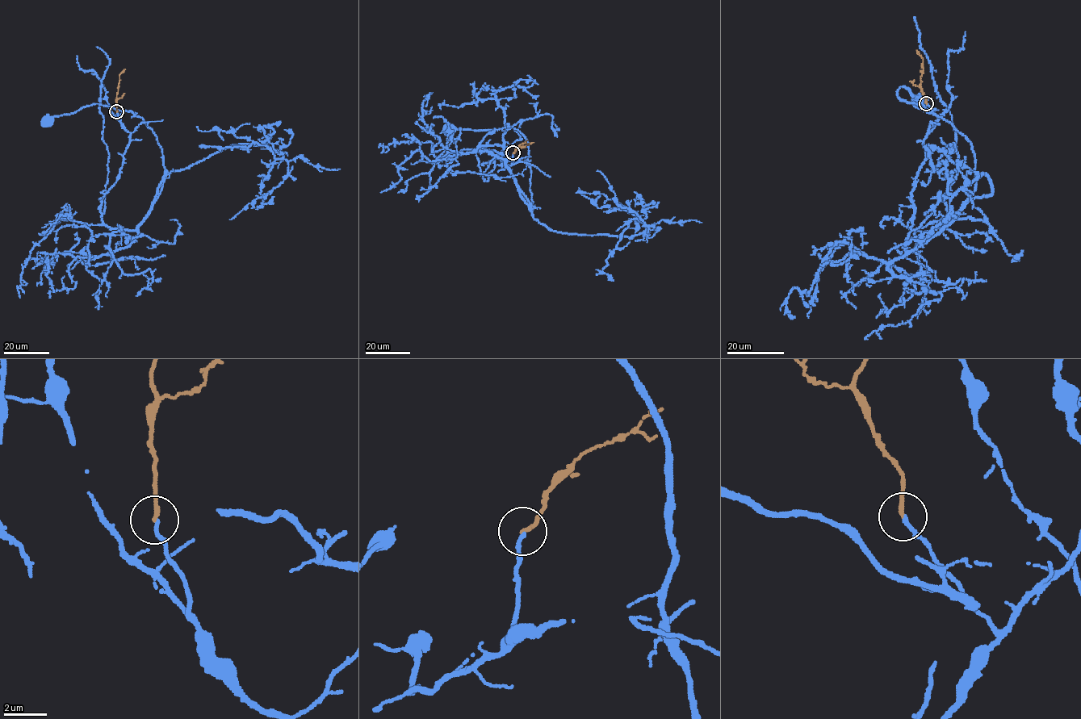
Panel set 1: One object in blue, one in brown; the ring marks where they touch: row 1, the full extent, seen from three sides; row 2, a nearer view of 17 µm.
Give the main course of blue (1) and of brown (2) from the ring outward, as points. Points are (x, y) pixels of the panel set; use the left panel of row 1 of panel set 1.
1: (117, 111), (131, 135), (100, 212), (110, 227), (135, 229), (165, 174), (142, 118), (98, 104), (46, 122)
2: (117, 111), (119, 75), (124, 69)

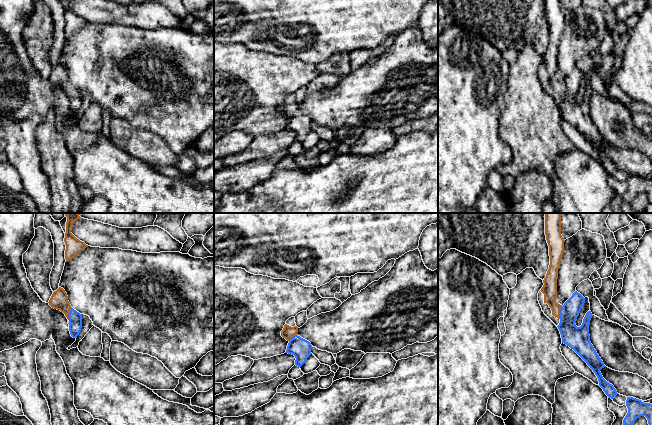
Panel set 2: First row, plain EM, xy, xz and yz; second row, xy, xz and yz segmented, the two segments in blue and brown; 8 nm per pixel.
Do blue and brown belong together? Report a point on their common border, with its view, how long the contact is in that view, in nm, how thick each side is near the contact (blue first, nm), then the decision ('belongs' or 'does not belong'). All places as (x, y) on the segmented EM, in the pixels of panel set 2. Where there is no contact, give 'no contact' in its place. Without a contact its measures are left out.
contact yz (560, 312); length 110 nm; calibres 190 and 120 nm; belongs

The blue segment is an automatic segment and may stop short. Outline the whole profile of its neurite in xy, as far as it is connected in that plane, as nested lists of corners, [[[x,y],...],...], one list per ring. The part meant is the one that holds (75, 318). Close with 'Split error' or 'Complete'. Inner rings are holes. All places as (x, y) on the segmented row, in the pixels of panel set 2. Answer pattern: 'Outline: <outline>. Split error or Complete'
Outline: [[[59,287],[53,292],[48,303],[52,308],[60,310],[65,314],[69,320],[70,334],[73,338],[77,338],[82,328],[82,314],[71,307],[65,290]]]. Split error

